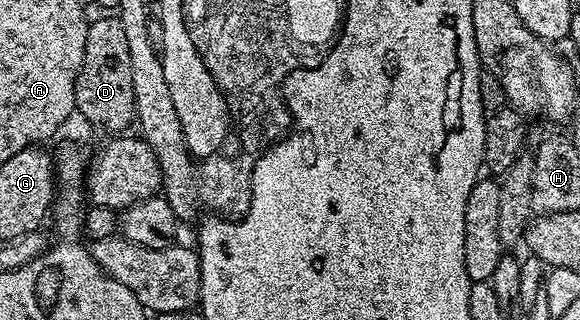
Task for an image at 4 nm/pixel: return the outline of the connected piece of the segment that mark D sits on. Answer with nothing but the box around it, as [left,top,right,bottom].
[75,19,135,133]

